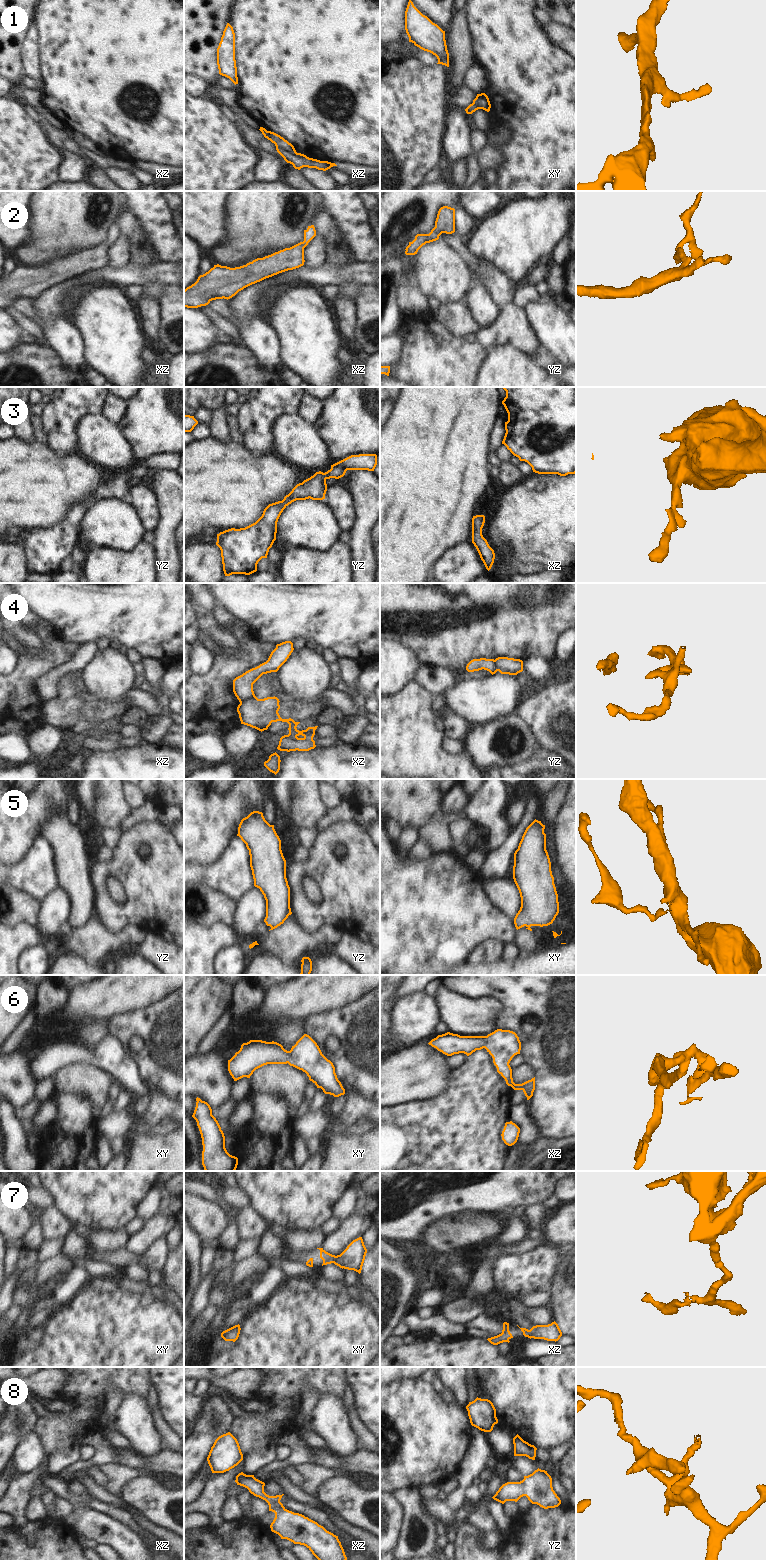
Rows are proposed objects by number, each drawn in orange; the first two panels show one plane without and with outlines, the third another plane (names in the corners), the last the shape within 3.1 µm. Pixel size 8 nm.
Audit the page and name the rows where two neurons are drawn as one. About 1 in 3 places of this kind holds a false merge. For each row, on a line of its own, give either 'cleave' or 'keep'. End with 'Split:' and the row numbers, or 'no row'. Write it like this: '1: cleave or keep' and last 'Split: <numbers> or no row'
1: cleave
2: keep
3: keep
4: cleave
5: cleave
6: keep
7: keep
8: keep
Split: 1, 4, 5

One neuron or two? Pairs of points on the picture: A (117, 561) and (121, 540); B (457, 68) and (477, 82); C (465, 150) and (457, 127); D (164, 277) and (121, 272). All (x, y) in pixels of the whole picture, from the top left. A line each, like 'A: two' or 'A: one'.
A: two
B: two
C: one
D: one

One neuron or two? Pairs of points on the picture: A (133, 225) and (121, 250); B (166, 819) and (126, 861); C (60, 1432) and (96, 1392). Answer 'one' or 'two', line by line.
A: two
B: two
C: one

